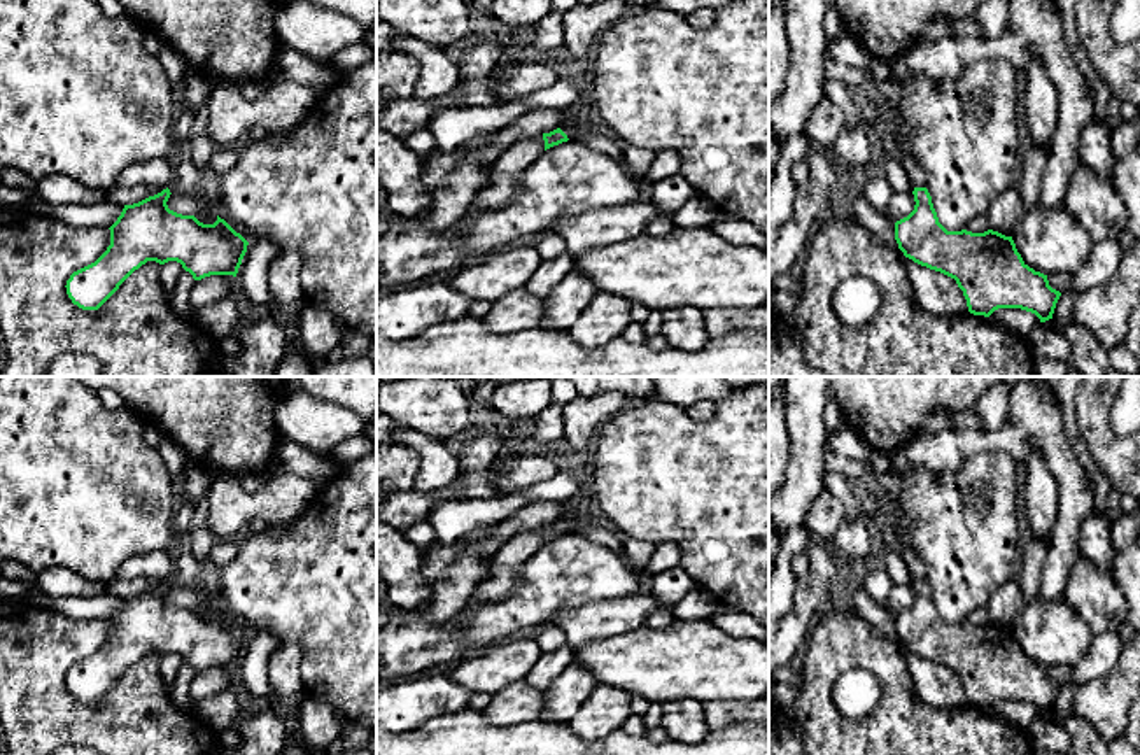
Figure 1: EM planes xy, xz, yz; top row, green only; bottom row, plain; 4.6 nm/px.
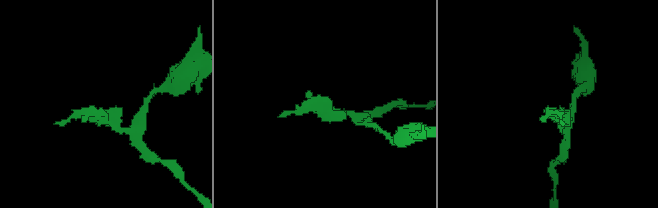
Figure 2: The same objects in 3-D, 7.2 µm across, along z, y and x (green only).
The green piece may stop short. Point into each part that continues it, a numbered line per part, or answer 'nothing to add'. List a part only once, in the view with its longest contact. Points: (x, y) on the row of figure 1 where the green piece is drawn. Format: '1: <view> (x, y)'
1: xz (582, 127)

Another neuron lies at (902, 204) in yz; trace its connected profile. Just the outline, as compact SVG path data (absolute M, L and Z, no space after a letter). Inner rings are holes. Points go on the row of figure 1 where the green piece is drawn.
M893 193L891 201L886 208L886 215L897 222L907 217L914 210L914 194L912 193Z

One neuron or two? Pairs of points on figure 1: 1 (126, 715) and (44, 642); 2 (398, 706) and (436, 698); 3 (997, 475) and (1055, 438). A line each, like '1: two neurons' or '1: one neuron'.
1: one neuron
2: one neuron
3: two neurons

